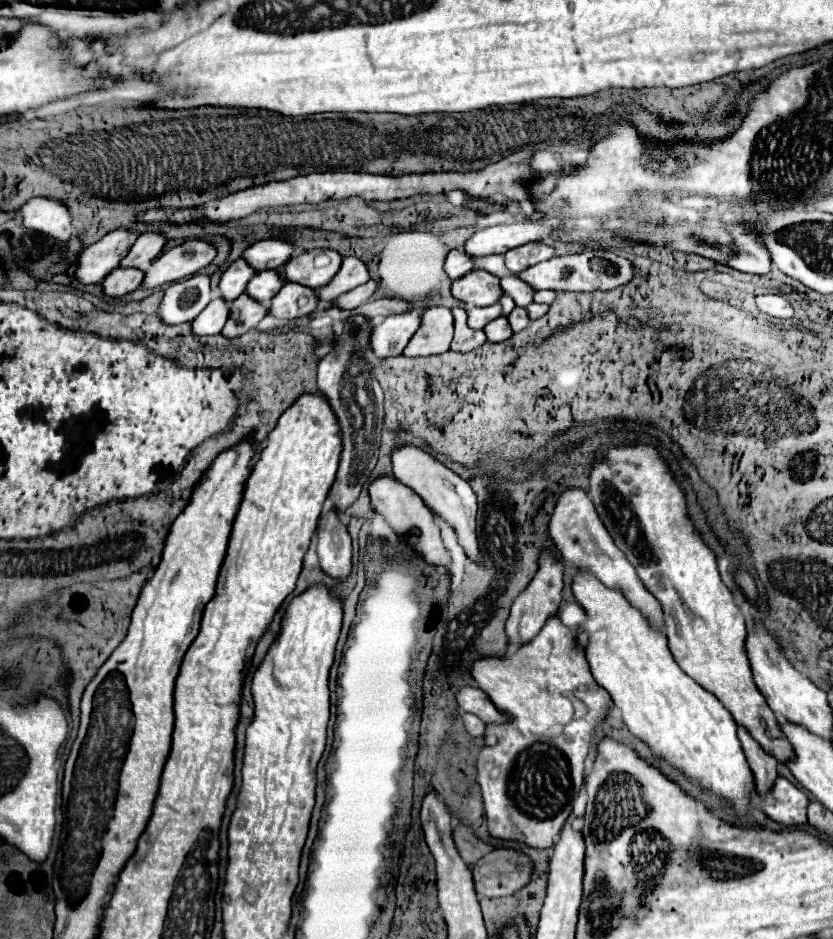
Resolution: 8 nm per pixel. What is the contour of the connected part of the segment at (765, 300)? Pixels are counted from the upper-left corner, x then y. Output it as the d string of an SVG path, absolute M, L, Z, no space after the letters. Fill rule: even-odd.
M778 294L758 296L756 304L758 304L760 312L764 312L768 316L774 316L774 318L792 318L794 316L792 304L784 296L778 296Z

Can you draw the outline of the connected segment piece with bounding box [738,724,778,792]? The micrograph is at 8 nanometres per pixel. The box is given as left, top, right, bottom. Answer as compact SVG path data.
M738 724L738 740L742 744L742 750L746 754L746 760L754 772L756 784L760 792L768 792L772 786L772 780L776 780L778 776L778 762L772 754L764 752L762 746L750 736L750 732Z

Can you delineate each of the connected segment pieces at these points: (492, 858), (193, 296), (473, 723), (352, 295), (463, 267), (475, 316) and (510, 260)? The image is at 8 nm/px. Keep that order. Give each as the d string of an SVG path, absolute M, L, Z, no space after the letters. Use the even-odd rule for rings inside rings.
M498 848L476 864L472 864L472 878L474 890L478 896L484 898L500 898L516 894L532 874L532 862L528 856Z
M196 274L188 280L174 282L166 288L164 298L158 306L158 318L166 326L192 322L212 300L210 276Z
M462 714L462 720L464 720L464 728L466 728L466 732L470 736L484 736L486 724L478 716L474 716L474 714Z
M370 280L370 282L362 284L362 286L356 286L356 288L344 292L344 294L340 294L336 300L330 302L330 306L340 308L340 310L354 310L354 308L360 306L362 300L372 298L374 292L376 292L376 284Z
M456 248L456 250L450 250L450 254L446 256L444 270L450 280L458 280L462 274L474 270L474 260L470 260L470 256L466 256L464 250Z
M496 302L492 306L484 306L484 308L470 308L468 310L468 326L474 330L482 330L490 320L502 316L502 306Z
M530 242L530 244L524 244L524 246L518 246L518 248L512 248L504 254L506 258L506 268L512 272L512 274L520 274L522 270L542 262L542 260L550 260L554 256L554 248L542 244L542 242Z

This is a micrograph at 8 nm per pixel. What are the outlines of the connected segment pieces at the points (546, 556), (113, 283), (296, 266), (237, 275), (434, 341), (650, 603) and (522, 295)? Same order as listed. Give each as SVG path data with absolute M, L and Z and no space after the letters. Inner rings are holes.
M542 550L540 556L538 556L538 572L534 576L534 580L526 586L526 590L514 600L512 604L512 610L510 610L510 616L508 616L508 622L506 622L506 634L508 634L508 640L510 640L510 648L518 648L522 644L526 644L530 638L534 638L542 624L556 614L558 610L558 604L560 604L560 592L562 592L562 576L564 576L564 564L562 560L552 552L552 550Z
M114 268L104 278L104 282L100 286L102 286L102 292L108 298L120 300L126 294L130 294L132 290L136 290L140 286L140 282L142 282L142 270L136 270L136 268Z
M308 250L300 256L290 258L280 276L286 282L296 282L308 288L320 288L334 278L338 272L338 264L342 264L342 256L336 250Z
M242 258L236 260L234 264L230 264L220 276L220 284L218 284L220 298L224 302L236 300L244 292L250 276L254 276L254 274L256 274L254 268L246 268L246 264L242 264Z
M428 308L422 314L420 328L408 342L404 356L434 356L434 354L444 354L450 350L452 342L452 332L454 332L454 322L452 322L452 312L450 308Z
M568 488L560 494L560 498L556 500L554 512L550 516L550 538L554 546L560 550L566 564L584 568L590 572L594 570L594 576L598 576L606 586L622 588L626 592L626 598L636 608L640 608L656 628L664 628L658 600L654 600L654 596L642 586L642 582L638 580L638 574L634 572L634 566L626 560L626 556L622 556L622 550L616 548L608 530L600 522L590 496L584 490Z
M506 276L500 280L500 288L504 294L508 294L516 306L522 306L526 308L530 302L532 302L532 296L534 296L534 290L530 286L526 286L518 276Z

